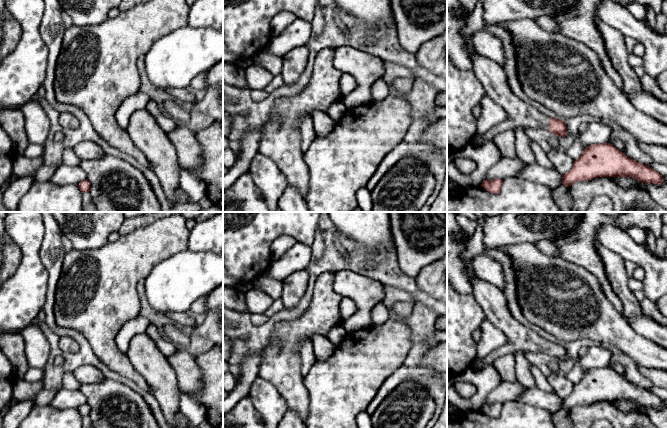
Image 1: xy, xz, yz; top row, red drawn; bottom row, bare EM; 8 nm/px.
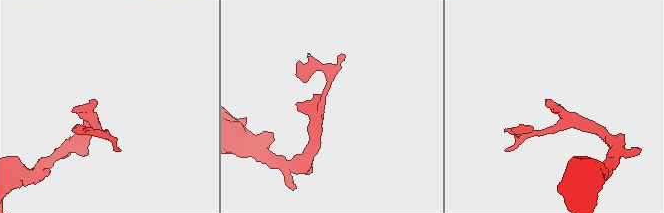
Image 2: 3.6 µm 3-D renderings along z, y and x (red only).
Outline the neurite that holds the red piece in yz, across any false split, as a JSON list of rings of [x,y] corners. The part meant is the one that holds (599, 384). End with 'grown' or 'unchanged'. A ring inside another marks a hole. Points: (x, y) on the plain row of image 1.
[[[610,367],[594,368],[584,373],[571,394],[562,399],[562,409],[597,401],[633,401],[639,406],[662,408],[662,400],[648,389],[637,386]]]; unchanged

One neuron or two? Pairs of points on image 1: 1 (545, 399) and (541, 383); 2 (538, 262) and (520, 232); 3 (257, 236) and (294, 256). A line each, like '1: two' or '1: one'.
1: two
2: two
3: two

